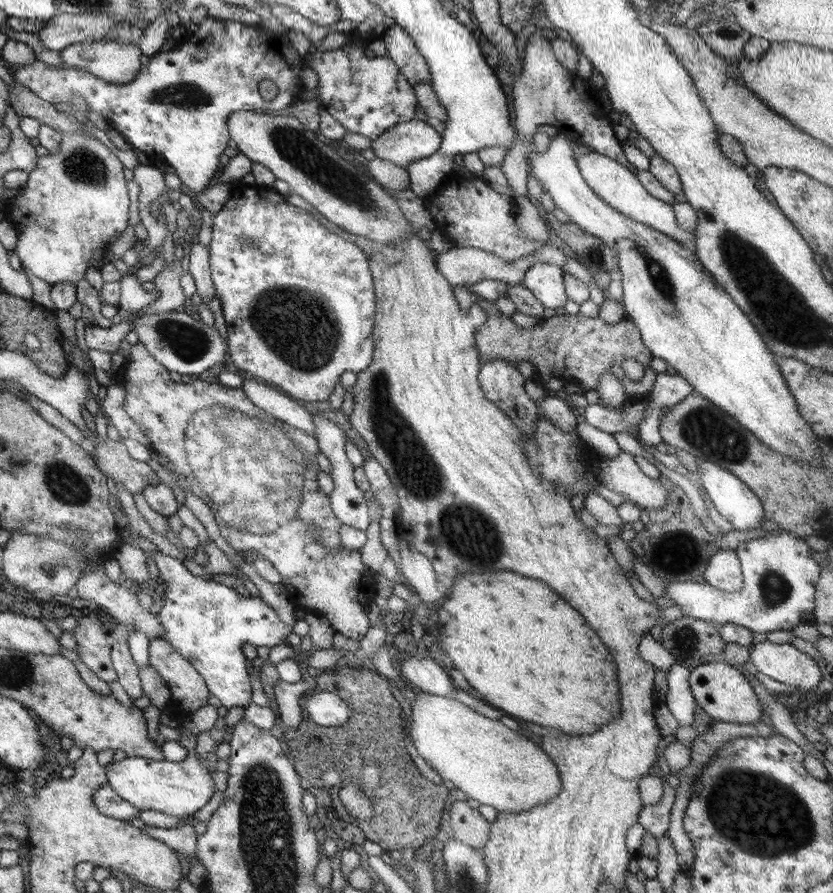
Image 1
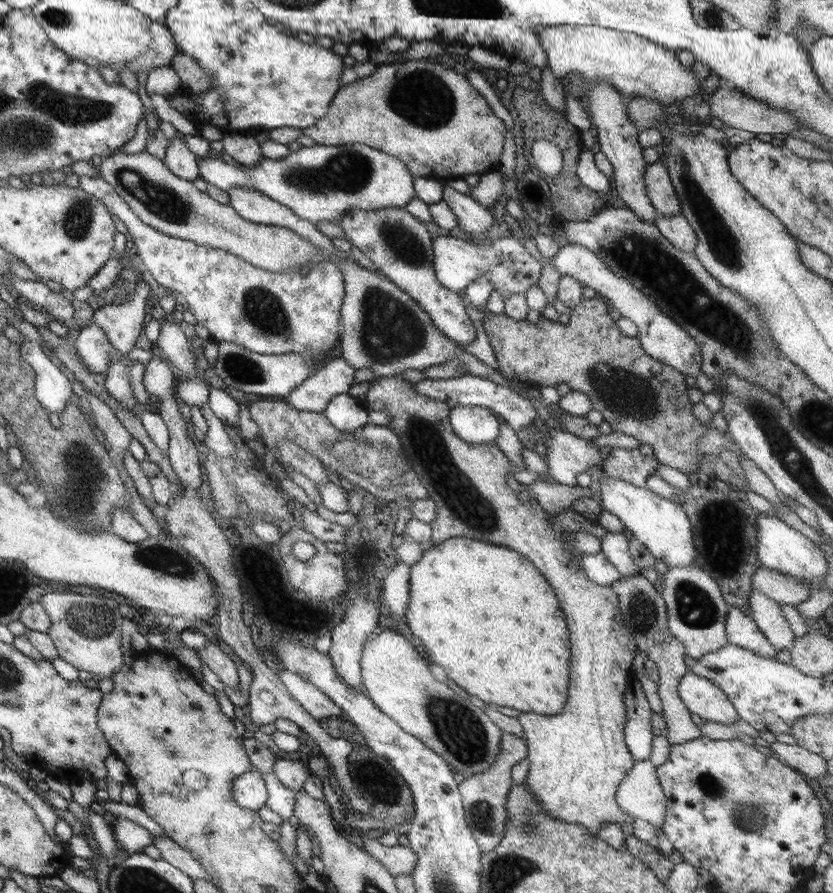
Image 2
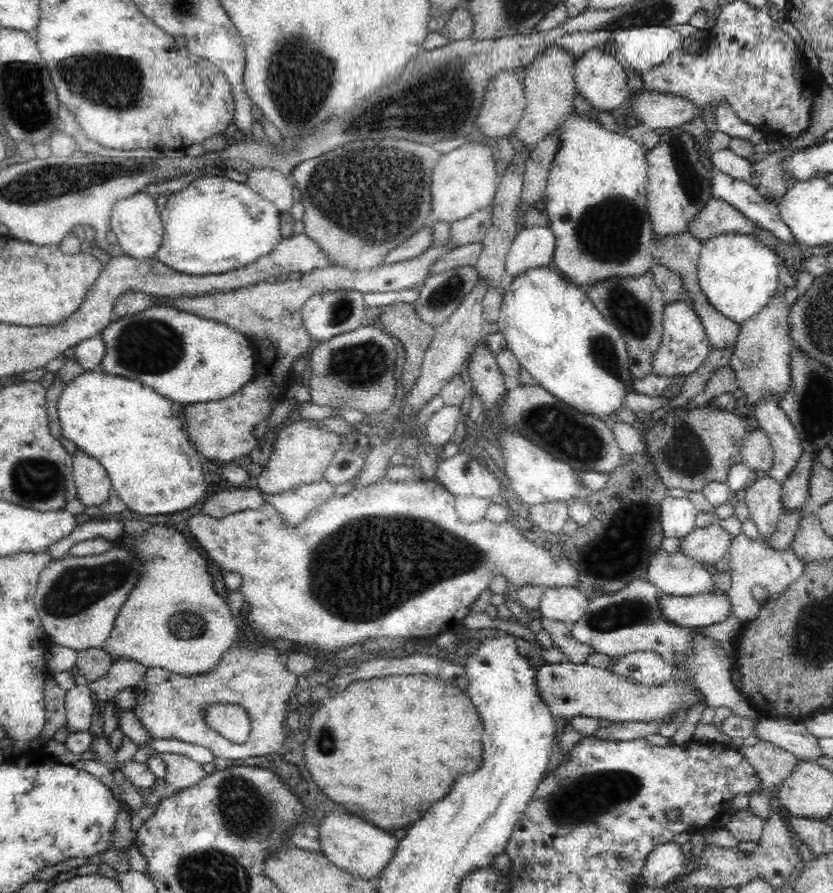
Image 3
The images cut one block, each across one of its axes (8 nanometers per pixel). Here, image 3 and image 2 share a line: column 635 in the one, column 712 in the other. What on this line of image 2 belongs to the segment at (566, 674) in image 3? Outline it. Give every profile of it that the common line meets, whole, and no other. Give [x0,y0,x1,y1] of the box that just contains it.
[676,671,739,725]

